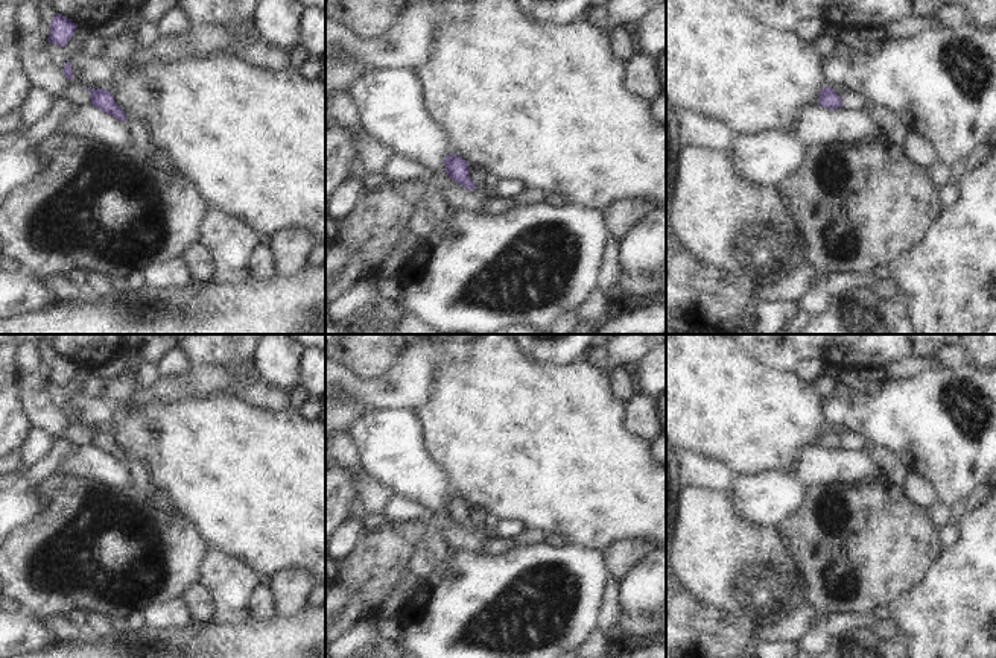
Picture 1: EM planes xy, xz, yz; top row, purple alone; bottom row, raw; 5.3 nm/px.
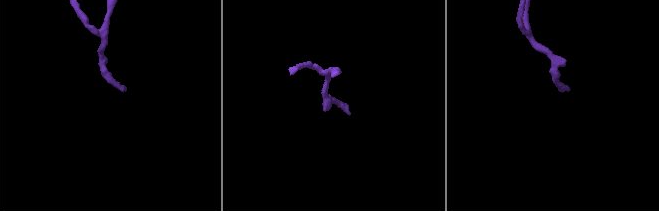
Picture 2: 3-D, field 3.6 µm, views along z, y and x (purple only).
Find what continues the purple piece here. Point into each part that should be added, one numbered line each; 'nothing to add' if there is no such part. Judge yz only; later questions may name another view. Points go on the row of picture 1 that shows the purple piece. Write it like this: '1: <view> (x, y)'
nothing to add

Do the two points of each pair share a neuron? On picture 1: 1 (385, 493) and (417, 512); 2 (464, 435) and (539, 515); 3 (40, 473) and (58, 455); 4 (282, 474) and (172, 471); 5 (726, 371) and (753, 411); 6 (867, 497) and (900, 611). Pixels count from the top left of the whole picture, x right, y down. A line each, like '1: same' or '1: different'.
1: different
2: same
3: same
4: same
5: same
6: different

